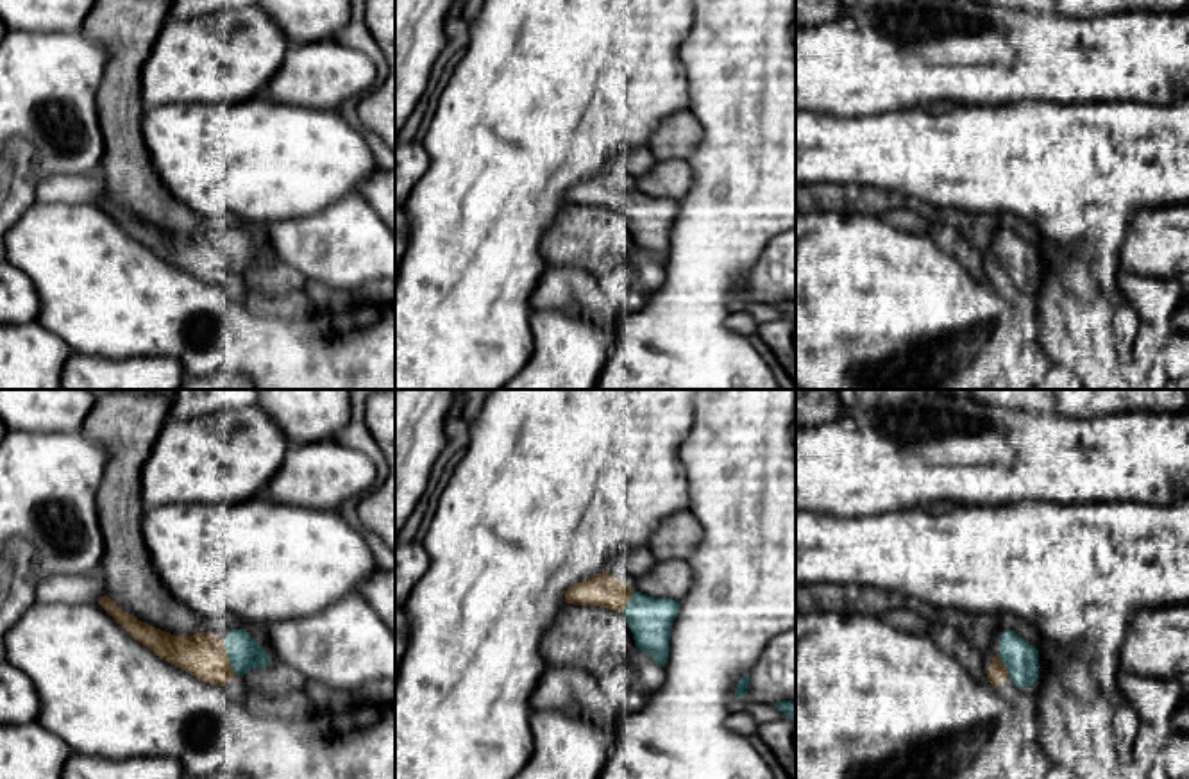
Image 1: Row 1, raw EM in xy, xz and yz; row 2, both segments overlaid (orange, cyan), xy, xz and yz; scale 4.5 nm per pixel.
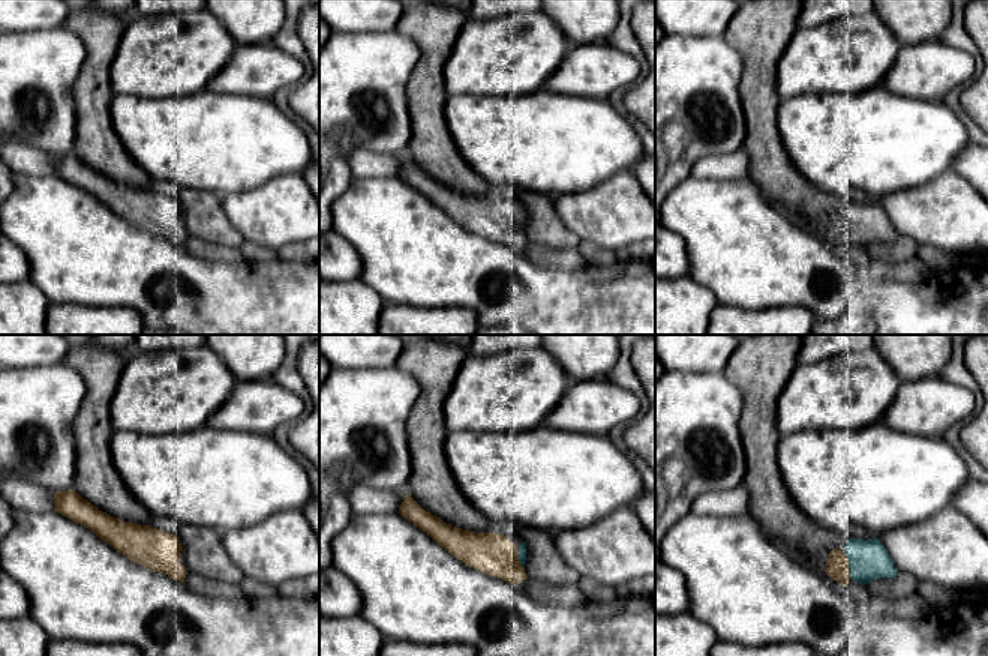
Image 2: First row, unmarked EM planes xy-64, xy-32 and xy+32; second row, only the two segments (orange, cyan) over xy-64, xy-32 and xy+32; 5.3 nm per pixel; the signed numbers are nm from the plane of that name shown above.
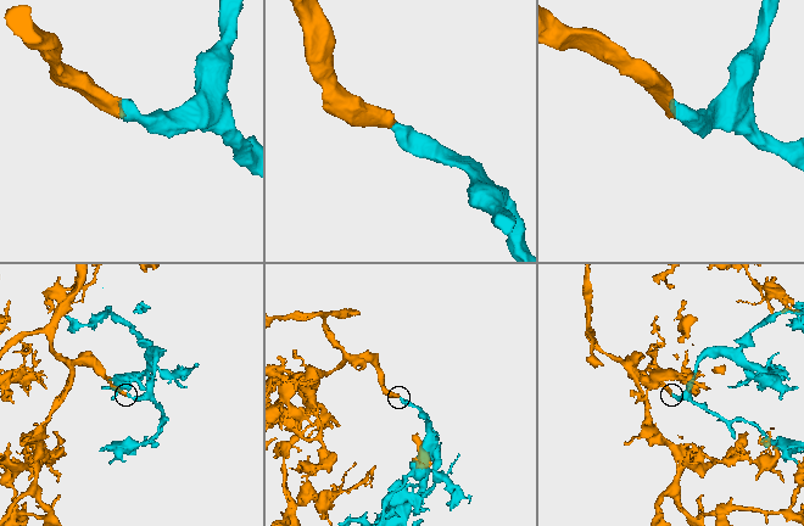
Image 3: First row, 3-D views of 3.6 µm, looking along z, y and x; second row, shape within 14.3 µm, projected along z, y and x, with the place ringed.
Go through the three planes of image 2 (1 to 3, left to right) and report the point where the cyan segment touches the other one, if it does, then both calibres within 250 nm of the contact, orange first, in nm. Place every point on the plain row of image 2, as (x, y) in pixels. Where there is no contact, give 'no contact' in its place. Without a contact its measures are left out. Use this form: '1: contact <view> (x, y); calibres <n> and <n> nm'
1: no contact
2: contact xy-32 (520, 227); calibres 220 and 50 nm
3: contact xy+32 (847, 230); calibres 130 and 220 nm

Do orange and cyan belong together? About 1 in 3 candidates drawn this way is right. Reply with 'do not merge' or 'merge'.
merge

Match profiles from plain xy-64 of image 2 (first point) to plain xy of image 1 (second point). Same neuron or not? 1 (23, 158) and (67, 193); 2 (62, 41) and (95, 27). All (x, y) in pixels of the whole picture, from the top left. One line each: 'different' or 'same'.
1: same
2: different

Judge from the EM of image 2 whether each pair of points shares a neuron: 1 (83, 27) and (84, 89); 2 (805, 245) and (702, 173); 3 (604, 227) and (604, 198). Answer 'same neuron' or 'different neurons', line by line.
1: same neuron
2: different neurons
3: same neuron

